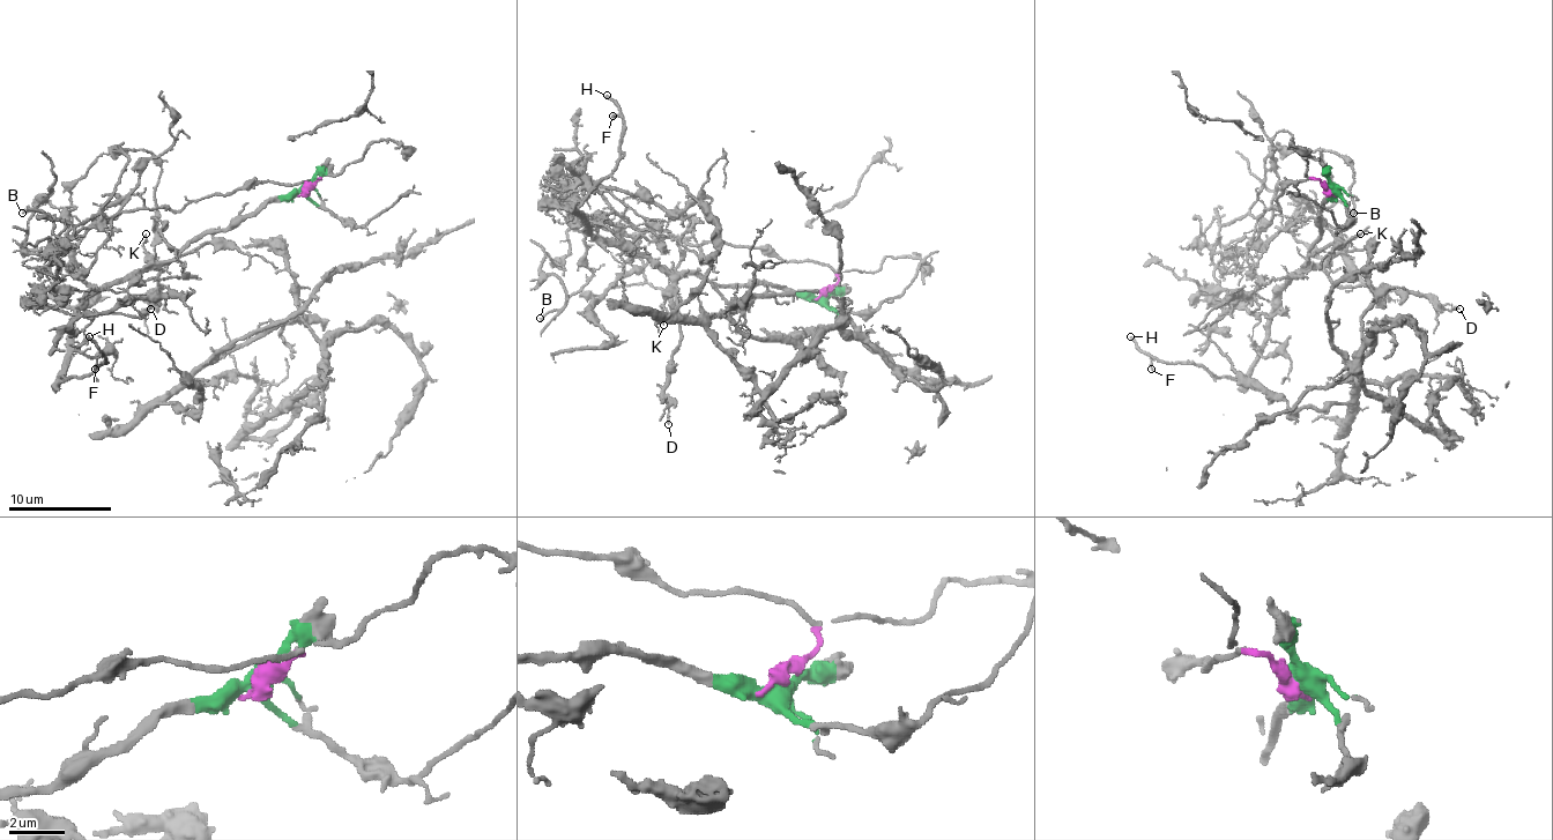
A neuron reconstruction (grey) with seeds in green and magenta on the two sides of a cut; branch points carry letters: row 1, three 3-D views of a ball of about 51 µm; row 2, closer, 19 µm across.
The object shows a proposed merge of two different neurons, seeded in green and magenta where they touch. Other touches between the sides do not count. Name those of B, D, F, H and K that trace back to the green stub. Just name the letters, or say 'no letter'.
D, F, H, K

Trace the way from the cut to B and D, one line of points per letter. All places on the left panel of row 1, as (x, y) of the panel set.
B: (305, 190), (320, 179), (253, 181), (178, 209), (117, 213), (60, 240), (73, 207), (44, 202), (21, 213)
D: (305, 190), (269, 197), (225, 228), (199, 233), (157, 269), (157, 284), (163, 287), (148, 297), (150, 307)

